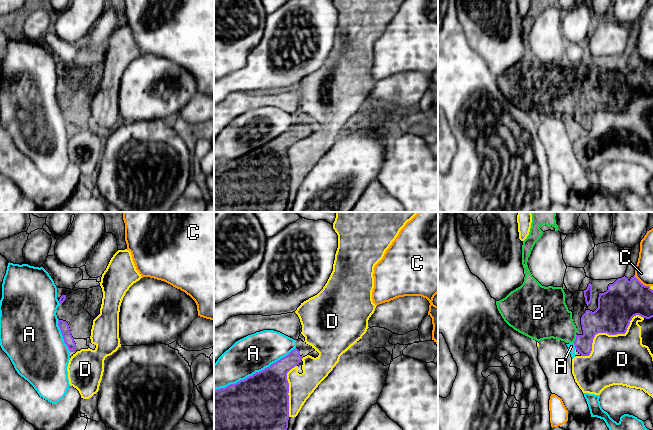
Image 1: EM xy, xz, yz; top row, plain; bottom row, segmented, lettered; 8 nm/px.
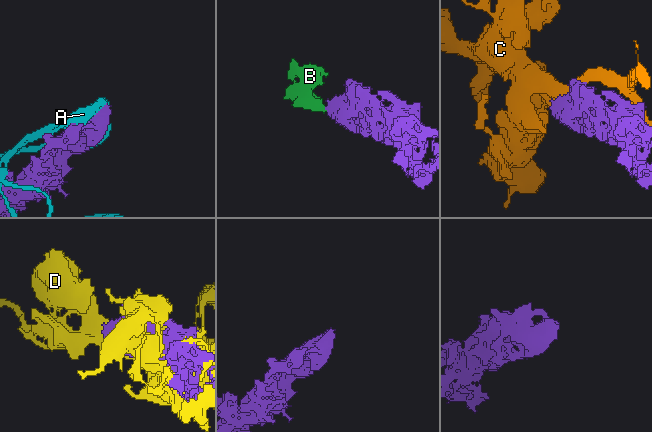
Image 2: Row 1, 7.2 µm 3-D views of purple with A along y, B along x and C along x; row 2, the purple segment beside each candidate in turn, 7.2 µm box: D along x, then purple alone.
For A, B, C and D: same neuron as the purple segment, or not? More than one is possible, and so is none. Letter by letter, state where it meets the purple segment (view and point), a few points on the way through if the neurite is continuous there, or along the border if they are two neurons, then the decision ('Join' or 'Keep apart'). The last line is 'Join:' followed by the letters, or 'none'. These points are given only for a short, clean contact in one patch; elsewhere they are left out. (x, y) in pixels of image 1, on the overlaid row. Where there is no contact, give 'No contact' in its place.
A: Touches purple at xz (255, 373). Keep apart
B: Touches purple at yz (576, 338). Path across: yz (601, 320), (583, 338), (576, 338), (571, 337), (552, 319). Join
C: Touches purple at yz (641, 283). Keep apart
D: Touches purple at yz (609, 334). Keep apart
Join: B

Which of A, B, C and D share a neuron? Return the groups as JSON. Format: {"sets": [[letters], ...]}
{"sets": [["A"], ["B"], ["C"], ["D"]]}

